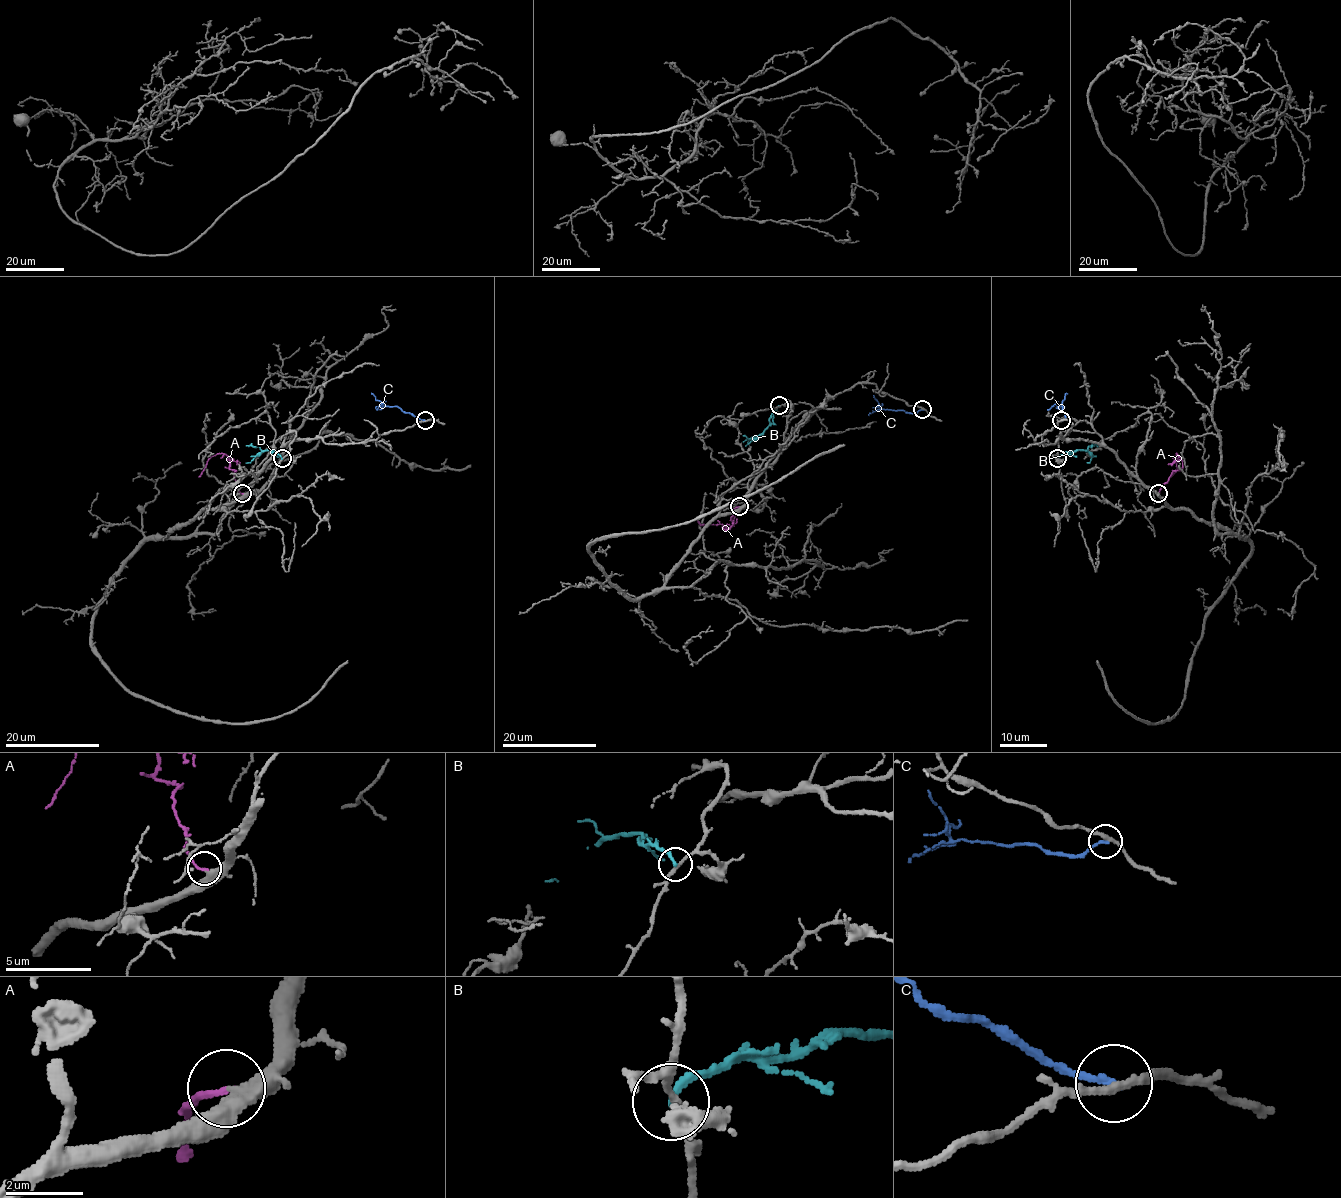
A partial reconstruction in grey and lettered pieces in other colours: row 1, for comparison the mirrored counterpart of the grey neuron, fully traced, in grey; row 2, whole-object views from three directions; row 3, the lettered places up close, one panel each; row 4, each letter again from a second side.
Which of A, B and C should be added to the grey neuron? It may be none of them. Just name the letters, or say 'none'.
A

